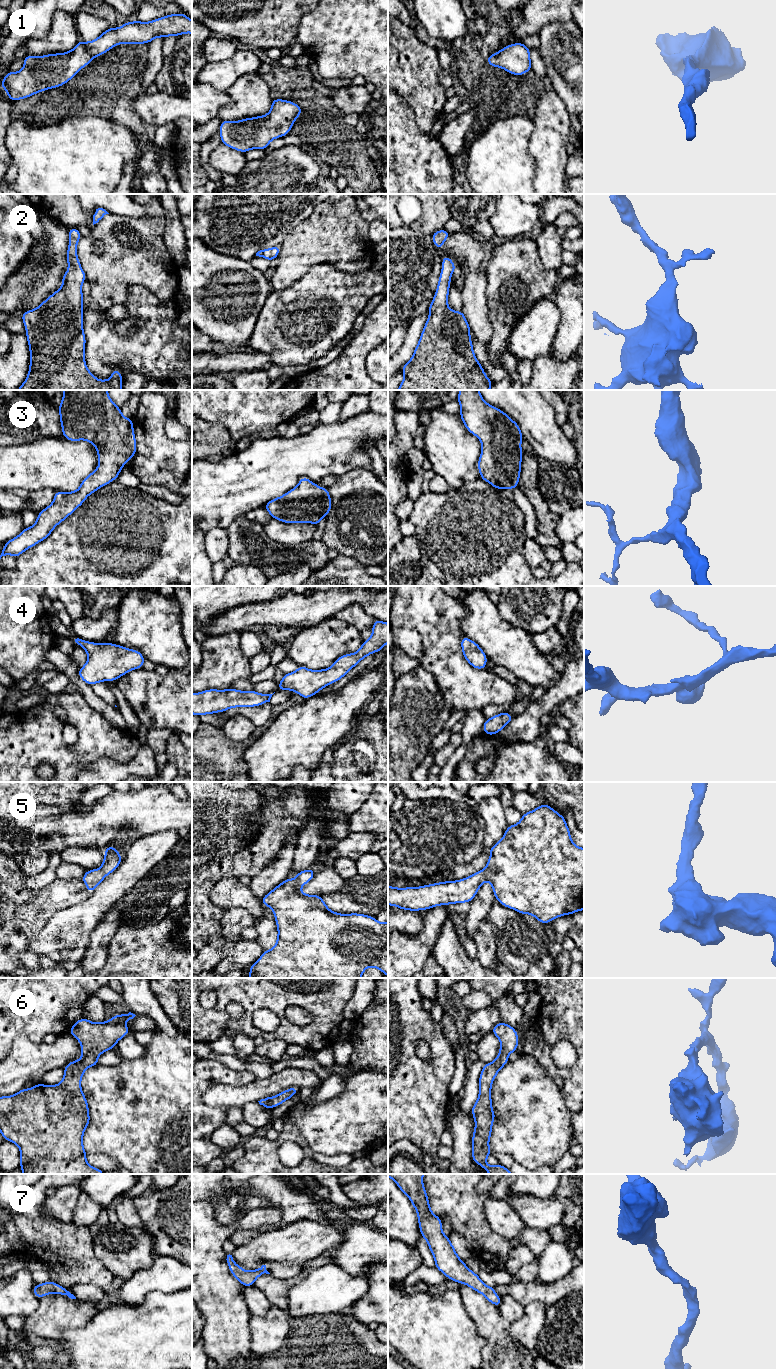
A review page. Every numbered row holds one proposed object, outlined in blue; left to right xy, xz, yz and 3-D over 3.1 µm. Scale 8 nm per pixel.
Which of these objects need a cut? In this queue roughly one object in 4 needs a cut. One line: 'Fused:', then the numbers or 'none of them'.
Fused: none of them

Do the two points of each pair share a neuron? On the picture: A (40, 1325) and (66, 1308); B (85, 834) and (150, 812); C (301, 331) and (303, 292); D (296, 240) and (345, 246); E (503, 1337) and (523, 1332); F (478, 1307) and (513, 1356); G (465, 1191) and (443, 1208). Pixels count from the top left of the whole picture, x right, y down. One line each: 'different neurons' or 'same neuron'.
A: same neuron
B: same neuron
C: same neuron
D: same neuron
E: different neurons
F: same neuron
G: same neuron

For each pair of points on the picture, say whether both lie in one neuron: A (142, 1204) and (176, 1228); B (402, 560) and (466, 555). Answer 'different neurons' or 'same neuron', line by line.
A: same neuron
B: different neurons

